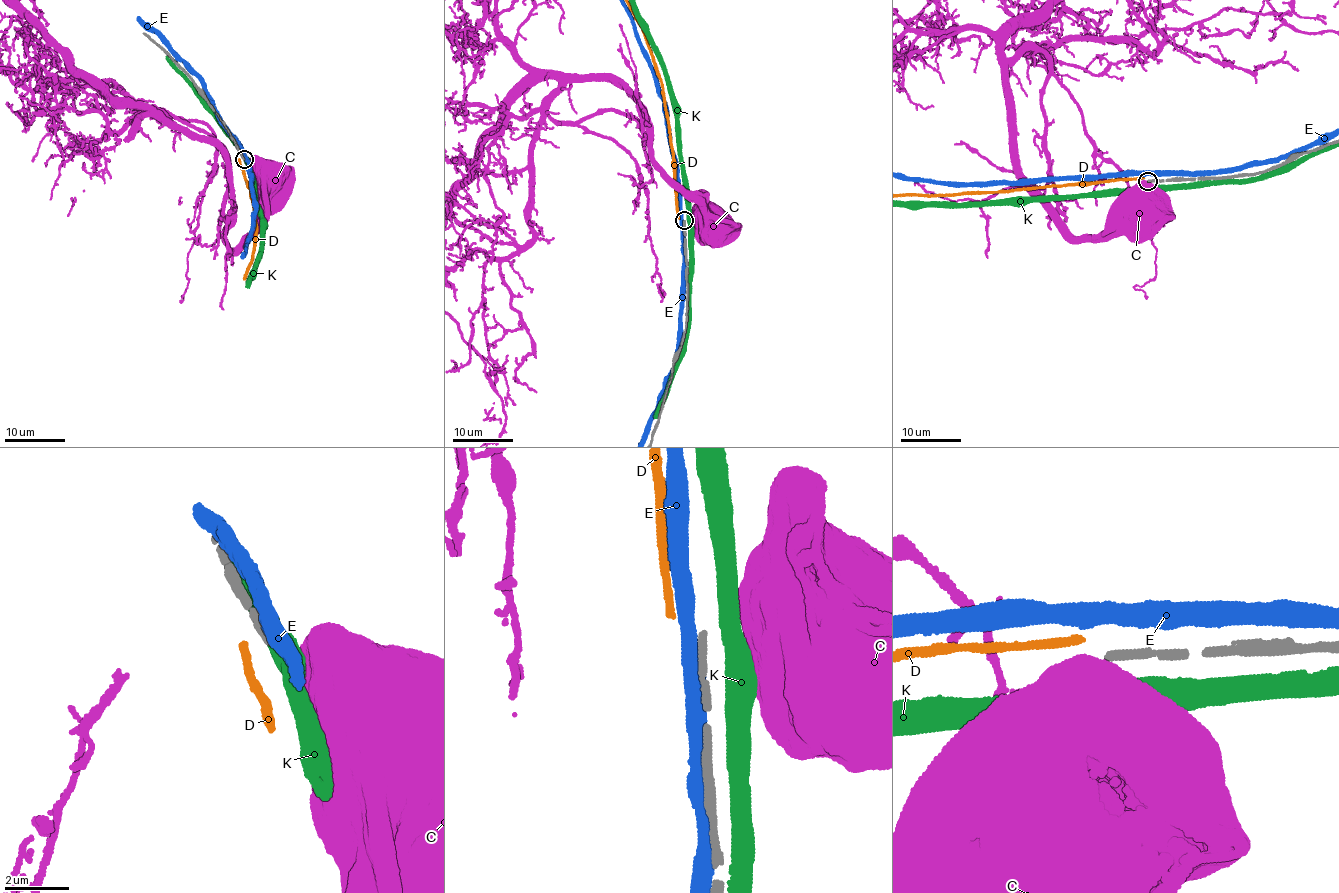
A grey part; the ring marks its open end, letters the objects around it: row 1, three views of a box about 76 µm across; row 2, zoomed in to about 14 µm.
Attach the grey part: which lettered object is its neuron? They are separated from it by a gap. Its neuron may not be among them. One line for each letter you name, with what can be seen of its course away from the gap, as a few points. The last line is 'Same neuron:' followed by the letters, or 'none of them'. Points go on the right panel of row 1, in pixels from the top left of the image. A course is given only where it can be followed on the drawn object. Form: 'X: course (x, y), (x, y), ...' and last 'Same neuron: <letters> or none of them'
Same neuron: none of them

